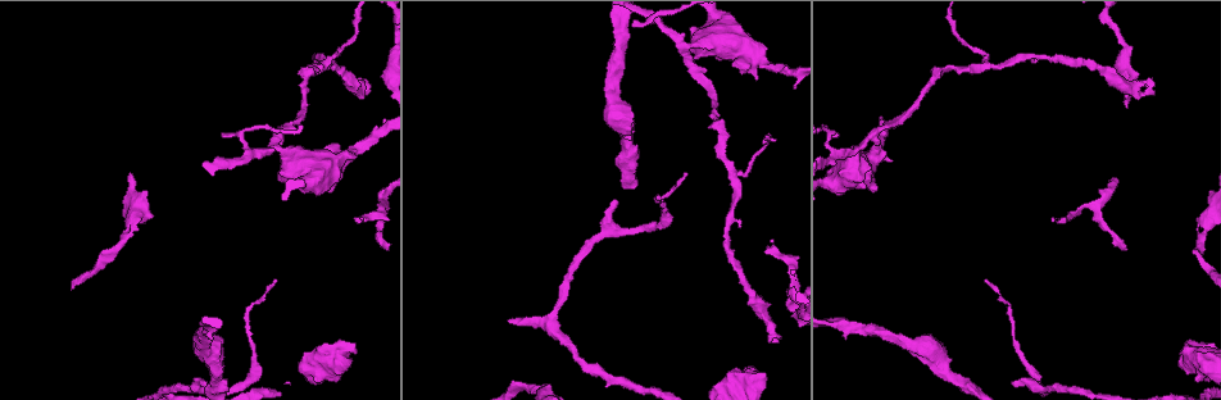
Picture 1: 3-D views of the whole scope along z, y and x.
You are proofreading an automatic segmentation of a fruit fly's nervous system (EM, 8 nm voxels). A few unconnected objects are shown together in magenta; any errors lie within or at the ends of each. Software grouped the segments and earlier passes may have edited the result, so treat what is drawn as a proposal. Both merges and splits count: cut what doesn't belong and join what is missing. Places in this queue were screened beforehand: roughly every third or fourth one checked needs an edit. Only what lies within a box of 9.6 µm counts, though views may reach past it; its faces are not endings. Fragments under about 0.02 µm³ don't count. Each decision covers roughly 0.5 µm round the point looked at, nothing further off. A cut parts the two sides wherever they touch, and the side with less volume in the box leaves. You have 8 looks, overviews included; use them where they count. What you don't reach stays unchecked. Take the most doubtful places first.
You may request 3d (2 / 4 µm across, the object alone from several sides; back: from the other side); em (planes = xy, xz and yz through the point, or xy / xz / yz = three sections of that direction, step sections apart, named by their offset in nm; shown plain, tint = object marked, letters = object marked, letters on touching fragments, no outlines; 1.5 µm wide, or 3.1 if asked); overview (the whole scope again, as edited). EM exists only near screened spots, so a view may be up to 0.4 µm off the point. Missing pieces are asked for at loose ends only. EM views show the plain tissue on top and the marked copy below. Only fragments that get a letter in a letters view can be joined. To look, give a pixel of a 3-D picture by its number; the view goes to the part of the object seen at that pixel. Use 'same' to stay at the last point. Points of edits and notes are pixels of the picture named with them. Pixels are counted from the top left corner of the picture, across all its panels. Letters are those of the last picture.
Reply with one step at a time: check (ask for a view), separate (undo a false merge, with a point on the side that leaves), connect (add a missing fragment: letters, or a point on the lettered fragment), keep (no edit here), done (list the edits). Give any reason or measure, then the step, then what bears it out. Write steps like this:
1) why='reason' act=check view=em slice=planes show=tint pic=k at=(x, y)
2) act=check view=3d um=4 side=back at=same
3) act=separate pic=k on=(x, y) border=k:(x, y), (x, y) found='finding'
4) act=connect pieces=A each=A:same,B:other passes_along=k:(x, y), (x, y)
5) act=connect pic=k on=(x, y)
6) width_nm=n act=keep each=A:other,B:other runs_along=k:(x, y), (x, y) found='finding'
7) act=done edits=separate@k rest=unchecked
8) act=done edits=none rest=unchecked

why='abrupt turn' act=check view=em slice=xy step=4 show=tint pic=1 at=(280, 154)

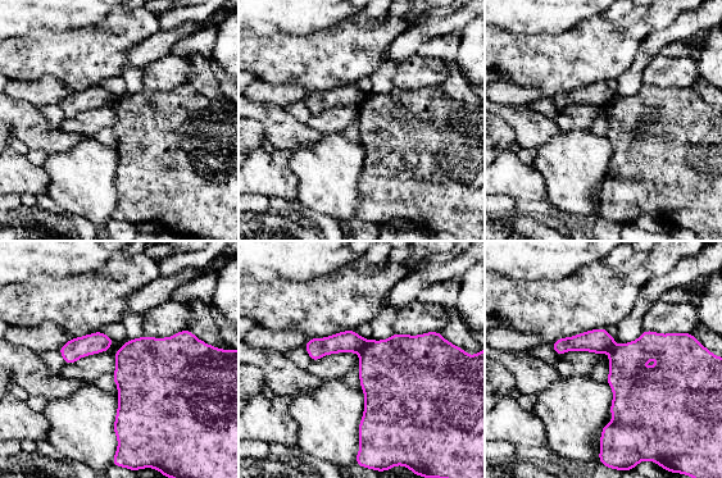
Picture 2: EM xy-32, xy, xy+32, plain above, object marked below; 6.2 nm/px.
act=check view=em slice=planes show=letters at=same

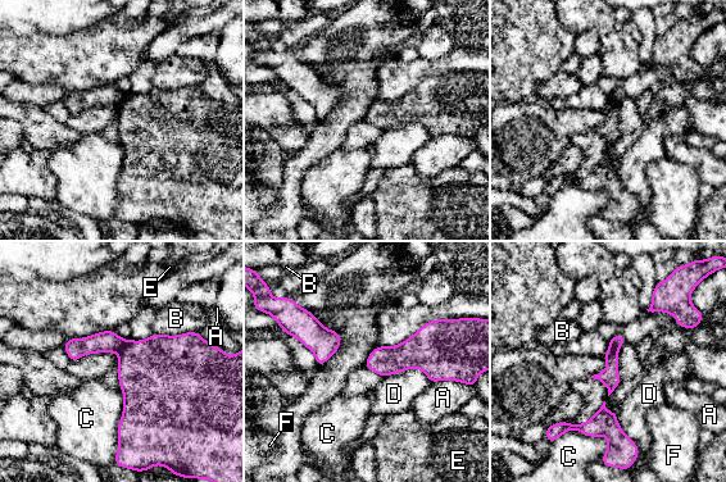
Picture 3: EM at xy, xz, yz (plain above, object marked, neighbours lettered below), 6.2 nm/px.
width_nm=110 act=separate pic=3 on=(108, 341) each=A:other,B:other,C:other,D:other,E:other,F:other border=3:(127, 341), (117, 353) found='two cells meet here'

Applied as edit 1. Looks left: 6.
act=check view=overview

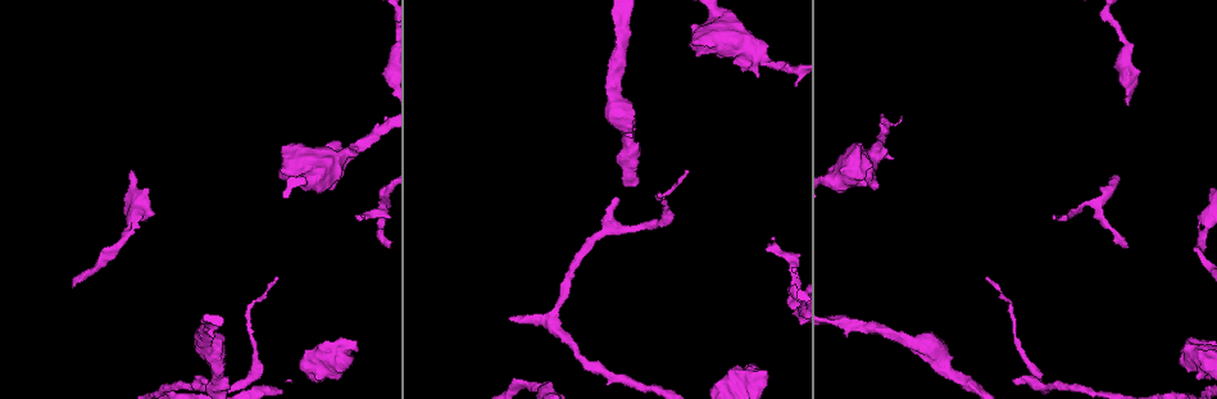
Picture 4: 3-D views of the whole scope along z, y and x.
why='tapers out' act=check view=em slice=xz step=8 show=letters pic=4 at=(774, 239)

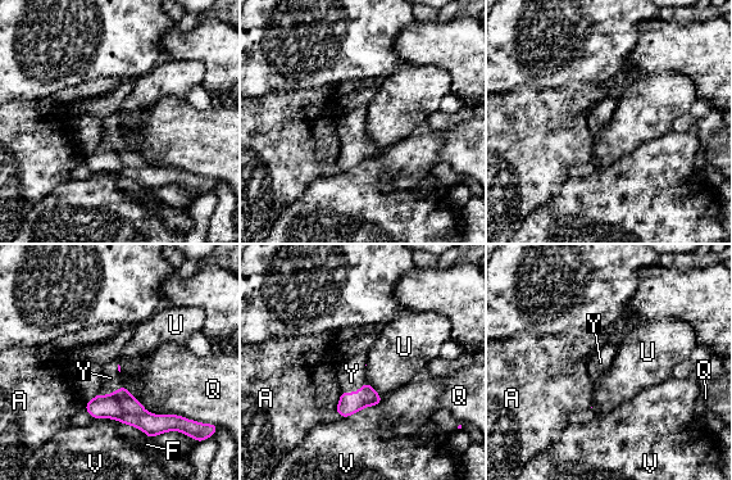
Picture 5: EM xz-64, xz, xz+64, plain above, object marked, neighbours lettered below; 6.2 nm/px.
longest_contact=Q:460nm act=connect pieces=Y each=A:other,F:other,Q:other,U:other,V:other,Y:same passes_along=5:(349, 403), (355, 392), (351, 374) found='the cell continues'

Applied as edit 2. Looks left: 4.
act=done edits=separate@3,connect@5 rest=unchecked

